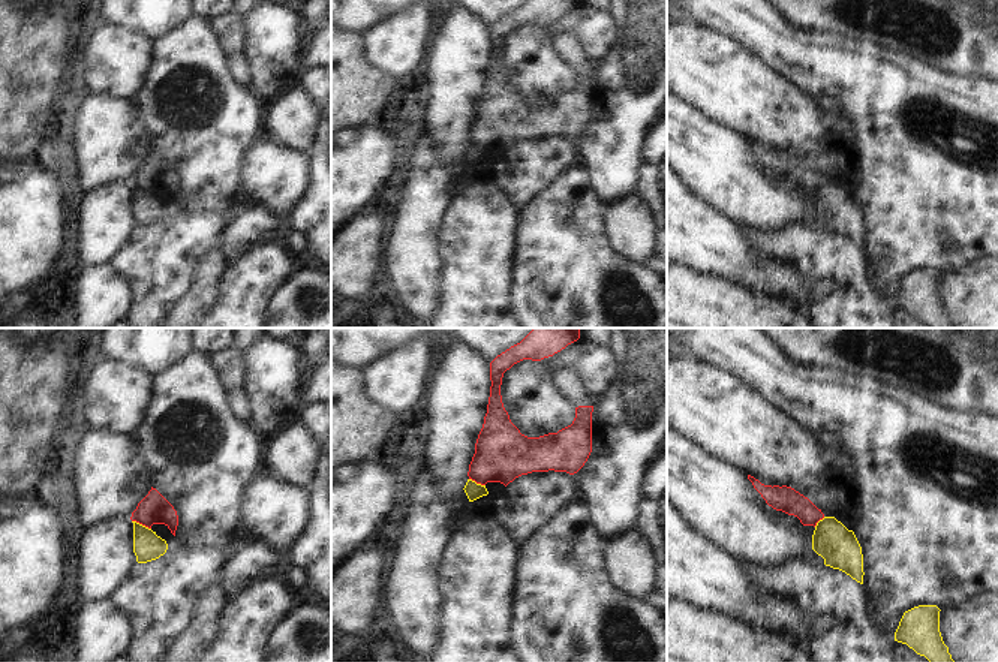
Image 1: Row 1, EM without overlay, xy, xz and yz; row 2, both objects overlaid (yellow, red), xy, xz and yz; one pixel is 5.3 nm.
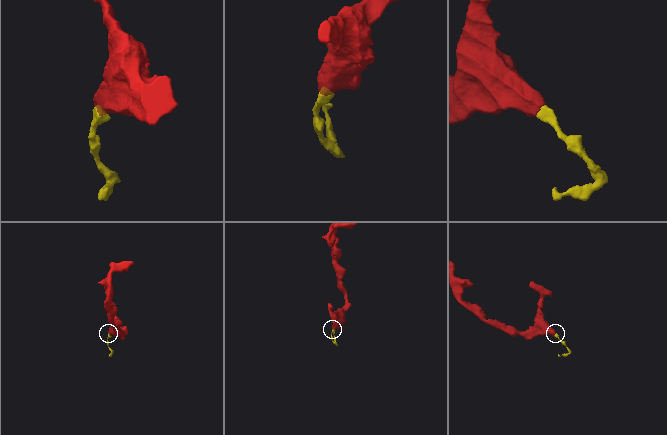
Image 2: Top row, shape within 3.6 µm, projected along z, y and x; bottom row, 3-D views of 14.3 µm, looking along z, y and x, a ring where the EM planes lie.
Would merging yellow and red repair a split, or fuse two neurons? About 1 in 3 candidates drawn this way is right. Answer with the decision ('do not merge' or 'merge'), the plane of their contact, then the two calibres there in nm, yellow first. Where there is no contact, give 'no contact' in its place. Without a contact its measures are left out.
do not merge | xy | 160/160 nm

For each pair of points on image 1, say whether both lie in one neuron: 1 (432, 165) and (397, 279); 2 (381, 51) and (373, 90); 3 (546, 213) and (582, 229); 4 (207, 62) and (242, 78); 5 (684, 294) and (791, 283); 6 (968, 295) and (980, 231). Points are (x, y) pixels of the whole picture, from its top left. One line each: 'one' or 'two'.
1: one
2: two
3: one
4: two
5: two
6: two

